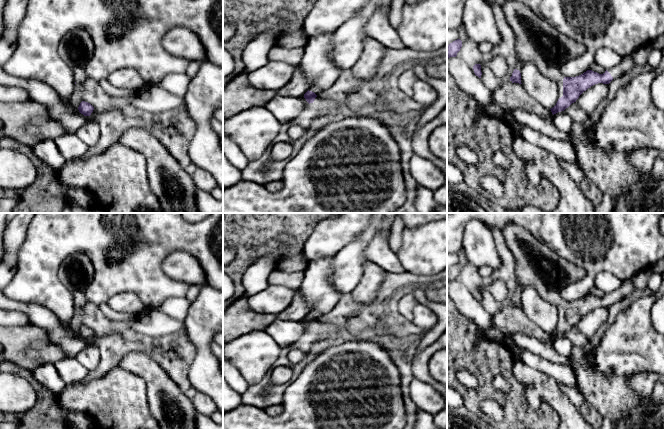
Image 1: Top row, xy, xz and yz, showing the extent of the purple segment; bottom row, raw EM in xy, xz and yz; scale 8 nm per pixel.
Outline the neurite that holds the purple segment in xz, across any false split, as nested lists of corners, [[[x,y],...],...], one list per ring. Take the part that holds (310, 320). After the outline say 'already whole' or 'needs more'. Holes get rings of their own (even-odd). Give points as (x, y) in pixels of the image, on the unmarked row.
[[[297,290],[292,304],[278,314],[256,313],[248,307],[247,298],[239,299],[223,313],[223,343],[252,331],[265,330],[276,320],[304,321],[310,328],[317,319],[308,314],[309,304]]]; needs more

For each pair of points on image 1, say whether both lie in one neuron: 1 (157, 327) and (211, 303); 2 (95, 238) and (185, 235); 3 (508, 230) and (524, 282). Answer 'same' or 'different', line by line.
1: different
2: same
3: same

